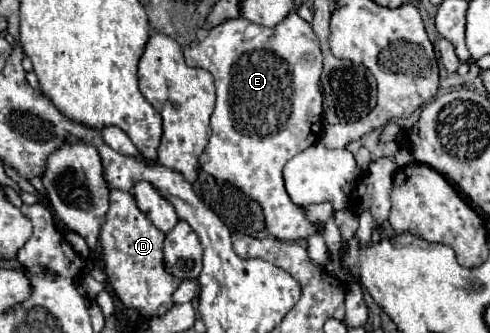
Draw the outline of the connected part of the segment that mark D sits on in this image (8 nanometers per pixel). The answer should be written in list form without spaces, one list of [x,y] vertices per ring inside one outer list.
[[[120,189],[110,191],[110,209],[100,233],[104,271],[120,305],[124,309],[136,307],[142,317],[164,315],[172,307],[172,293],[182,283],[164,269],[164,239],[166,235],[138,209],[132,193]]]

